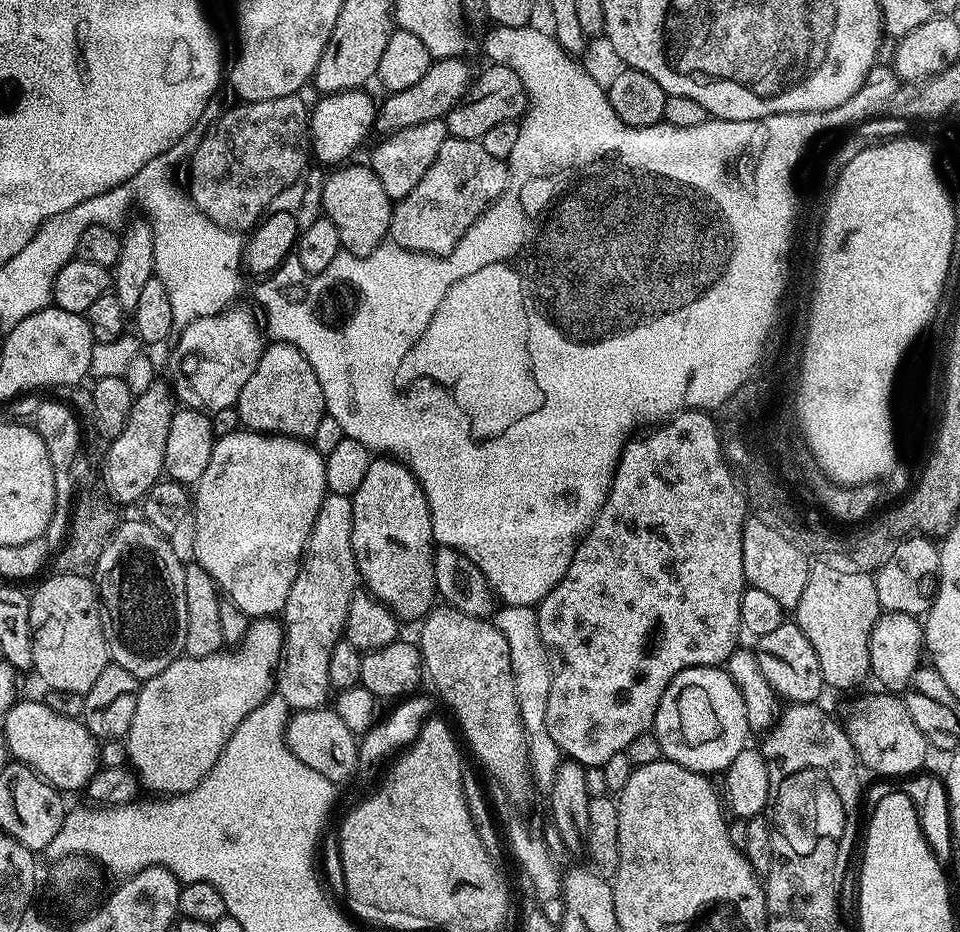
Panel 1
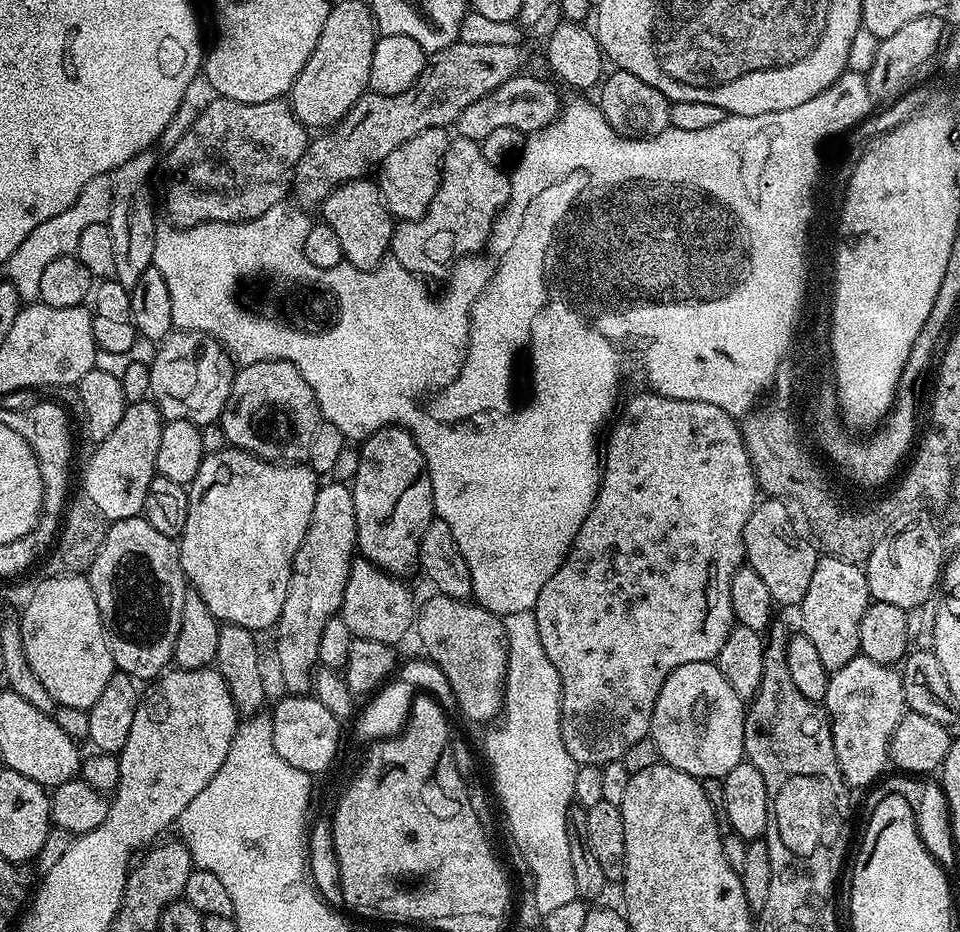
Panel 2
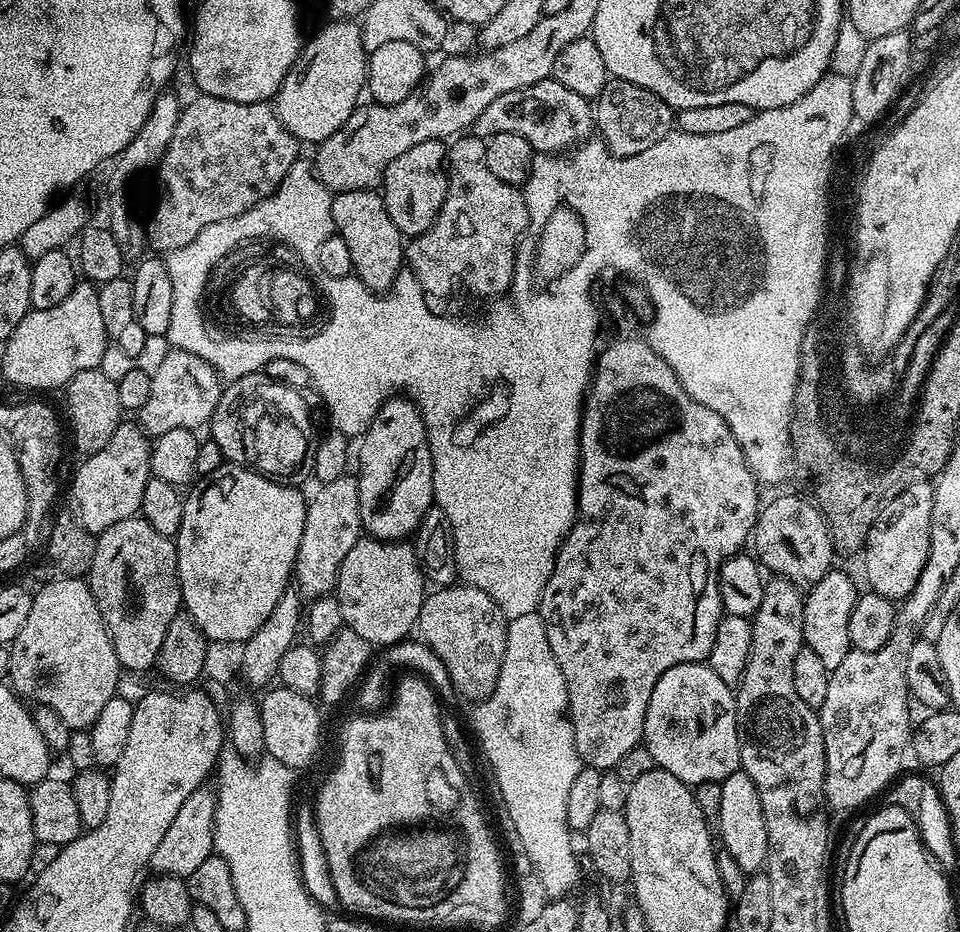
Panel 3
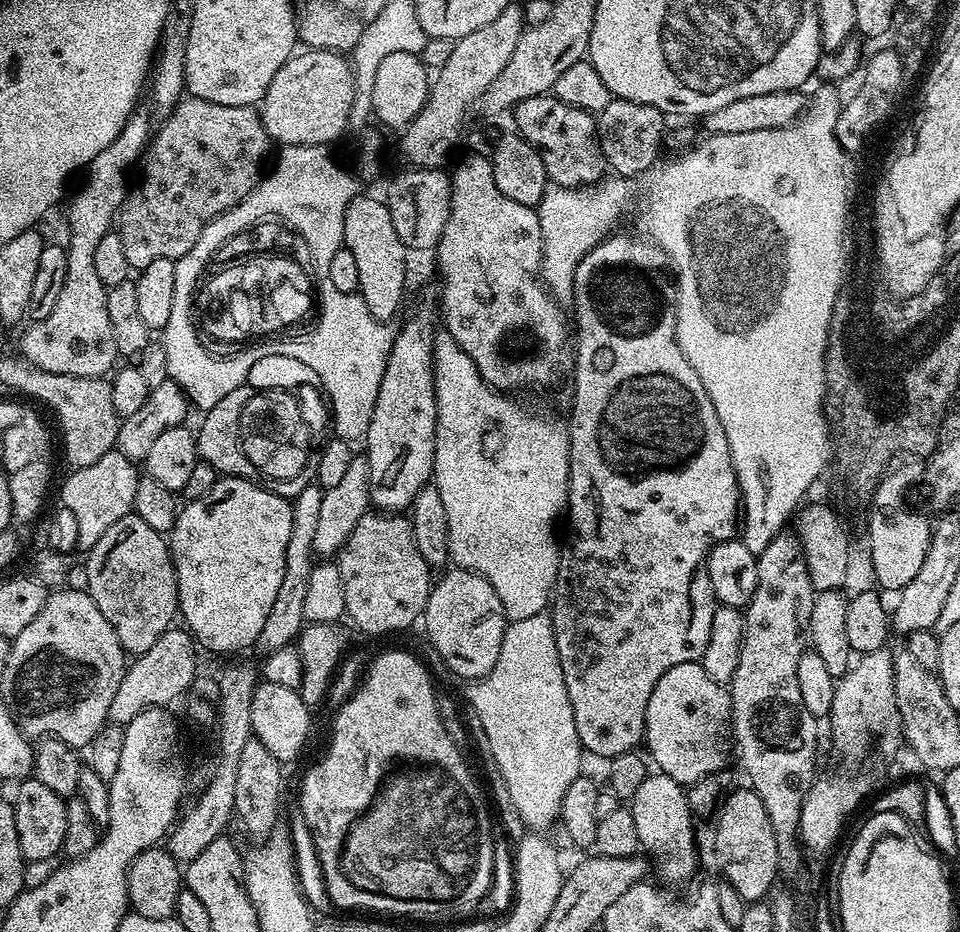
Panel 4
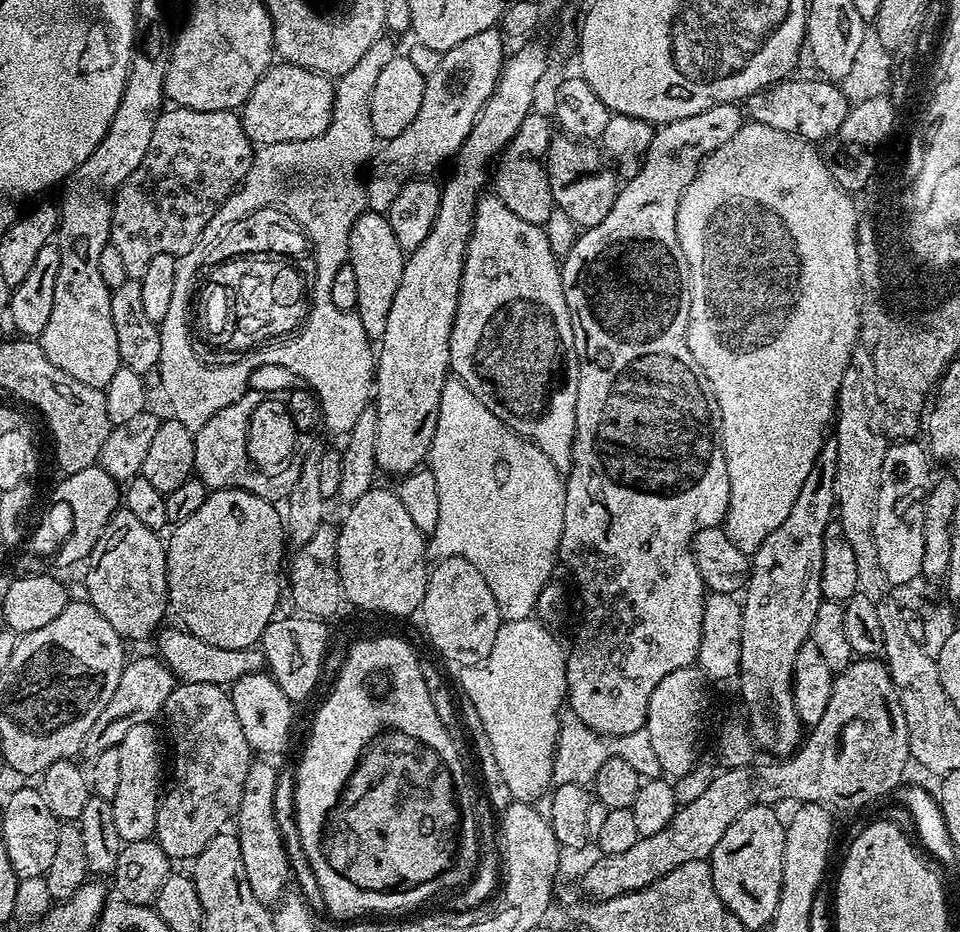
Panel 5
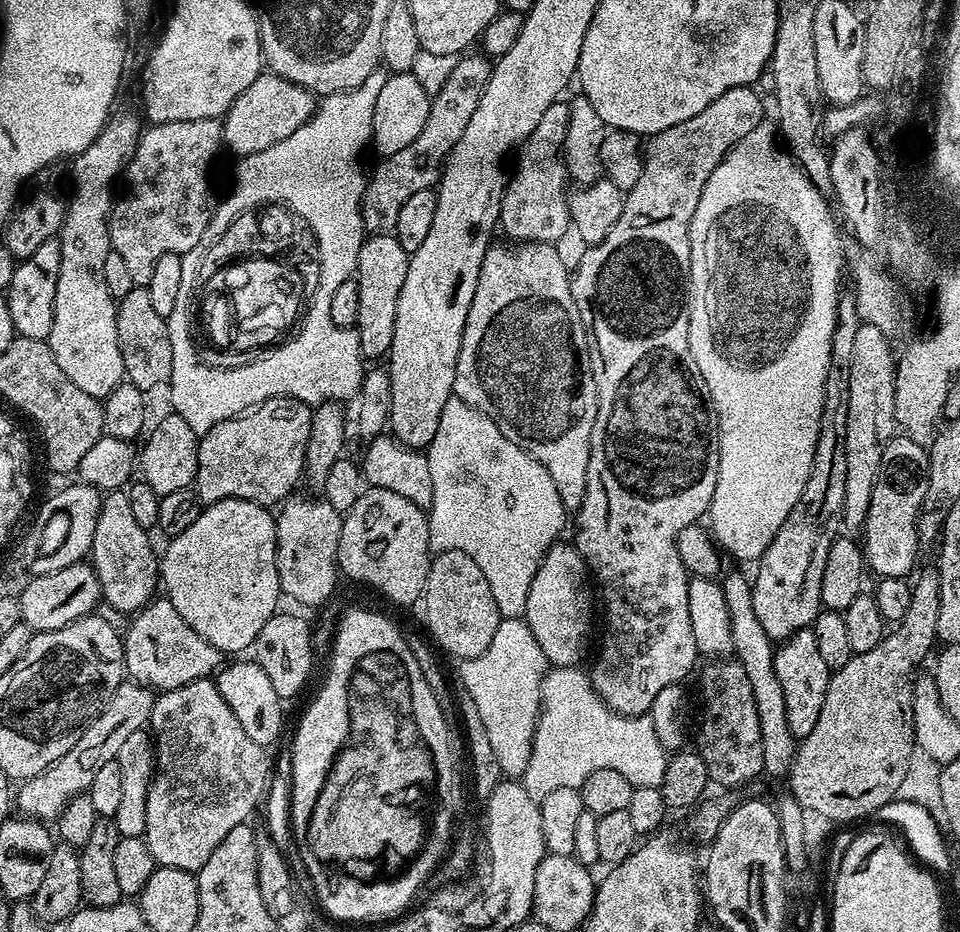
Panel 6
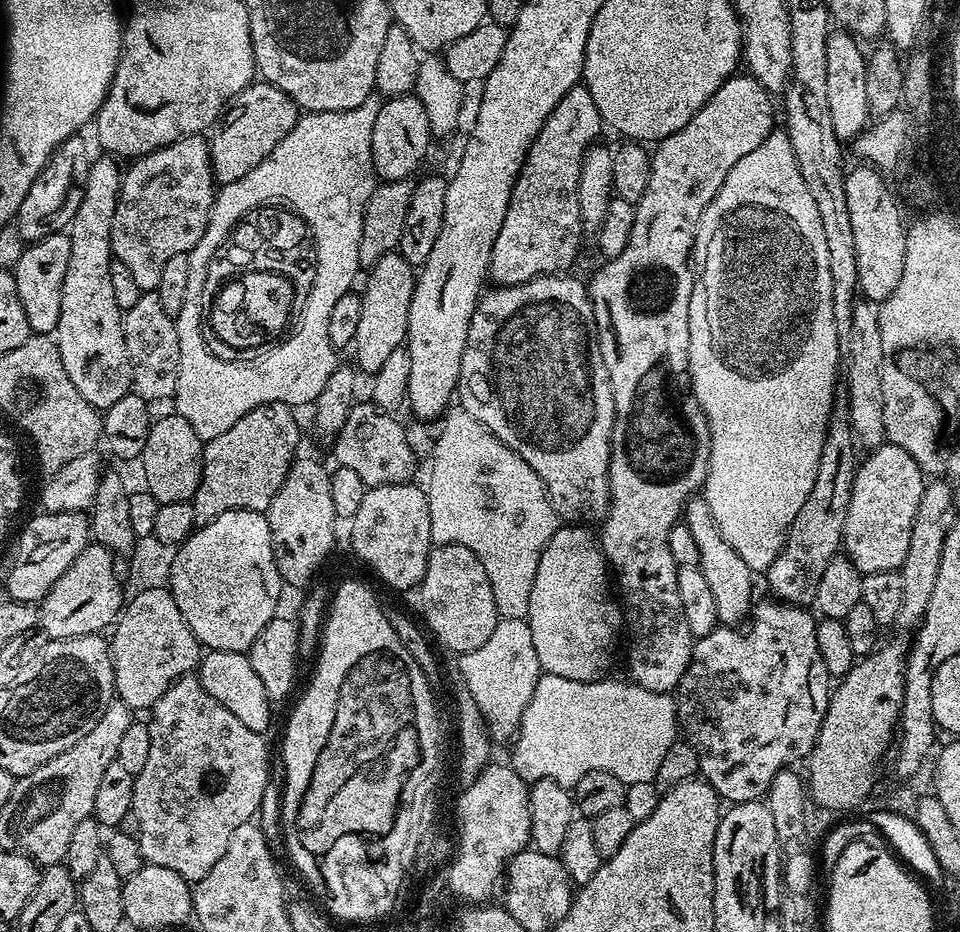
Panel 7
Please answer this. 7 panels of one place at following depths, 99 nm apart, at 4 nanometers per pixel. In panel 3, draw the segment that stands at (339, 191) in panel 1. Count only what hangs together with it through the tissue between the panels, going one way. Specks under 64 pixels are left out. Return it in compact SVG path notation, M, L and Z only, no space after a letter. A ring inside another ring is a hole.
M367 188L337 192L332 198L330 219L336 227L333 228L335 235L340 236L350 249L350 262L356 279L361 280L371 292L389 292L406 264L406 240L398 226L394 226L390 214L386 214L383 195Z

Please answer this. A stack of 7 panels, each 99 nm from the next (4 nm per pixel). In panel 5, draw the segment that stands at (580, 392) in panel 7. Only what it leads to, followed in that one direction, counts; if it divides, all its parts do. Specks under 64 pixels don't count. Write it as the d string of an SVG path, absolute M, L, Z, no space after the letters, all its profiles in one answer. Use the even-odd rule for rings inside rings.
M495 194L481 195L476 204L476 217L472 223L472 237L468 239L468 249L464 255L464 274L460 279L460 297L458 298L458 310L454 318L454 326L450 334L450 372L455 379L462 381L494 414L501 422L526 440L537 444L541 450L554 462L558 470L567 470L572 466L572 443L576 433L576 407L578 406L578 374L580 373L580 355L574 346L574 326L572 315L566 306L566 294L562 290L562 278L560 277L561 261L558 254L550 246L550 238L547 231L541 225L534 222L526 222L526 218L518 218L502 198Z

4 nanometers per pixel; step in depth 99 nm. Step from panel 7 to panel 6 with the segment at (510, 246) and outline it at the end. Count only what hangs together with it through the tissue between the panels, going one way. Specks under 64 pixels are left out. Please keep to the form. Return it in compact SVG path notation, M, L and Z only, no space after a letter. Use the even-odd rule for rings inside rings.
M557 102L542 114L542 122L534 126L518 149L516 173L507 177L500 207L499 227L512 242L560 242L570 232L568 195L570 181L564 169L564 139L570 122L568 104Z

